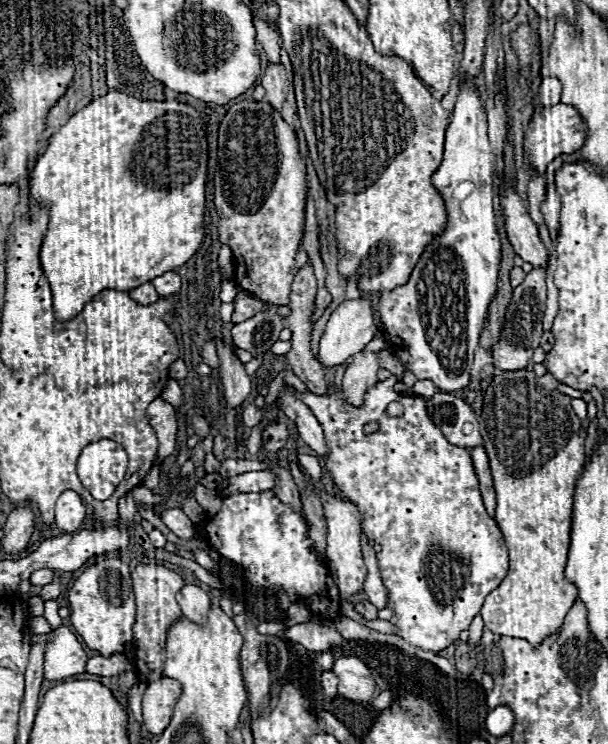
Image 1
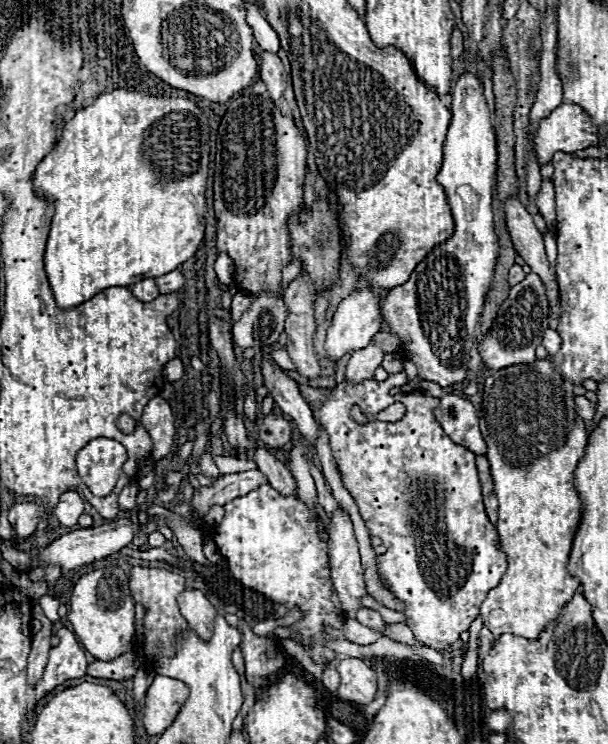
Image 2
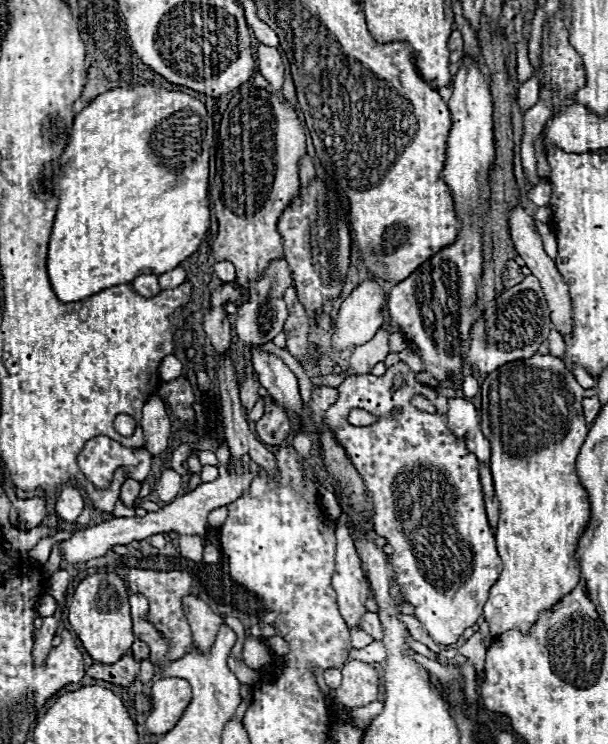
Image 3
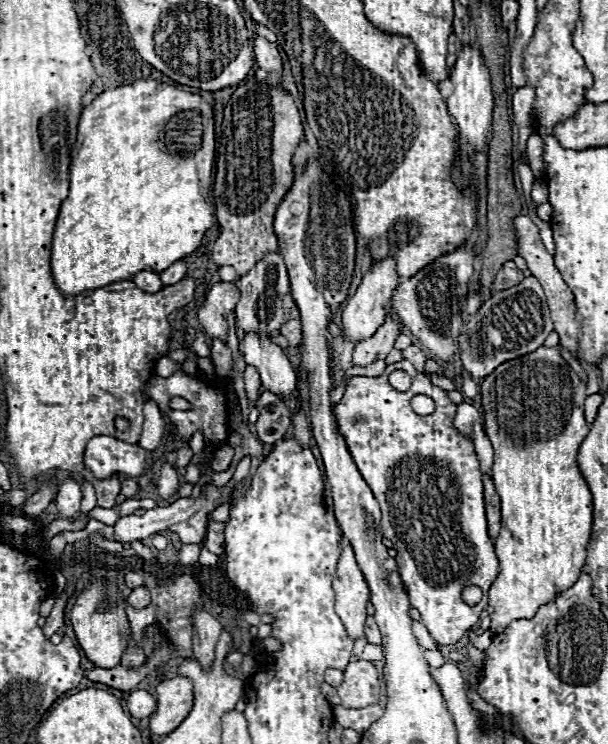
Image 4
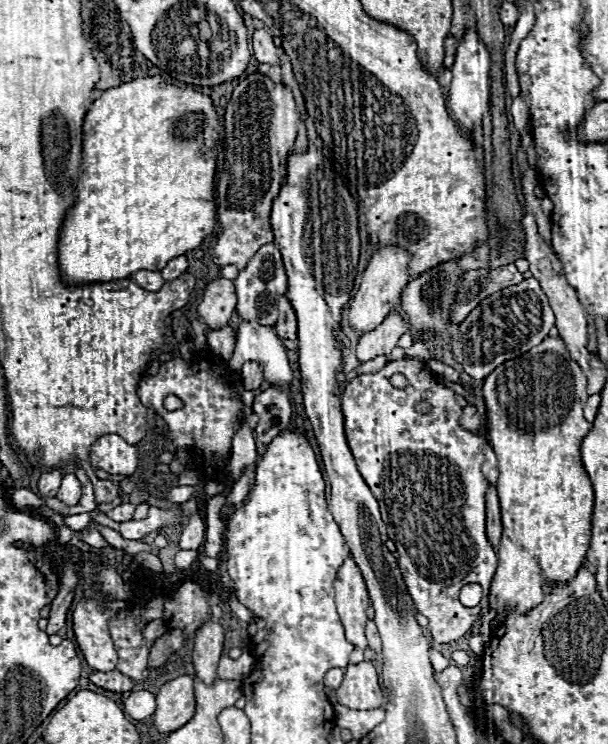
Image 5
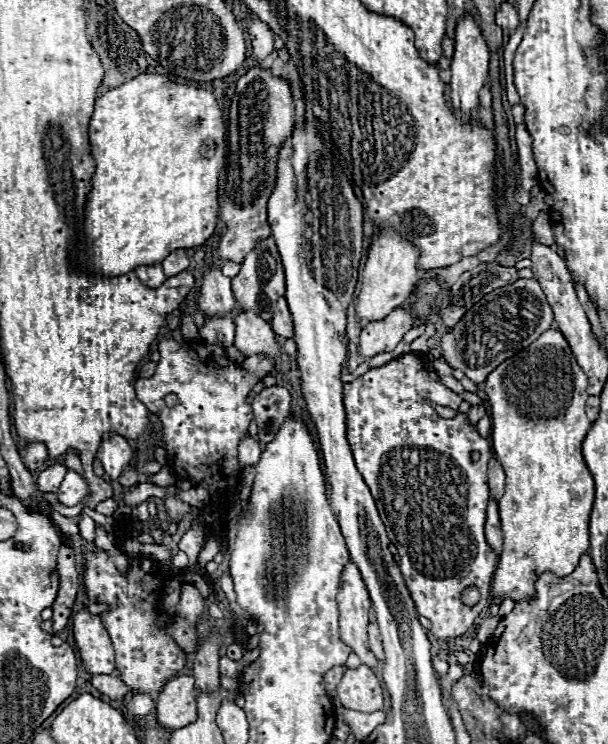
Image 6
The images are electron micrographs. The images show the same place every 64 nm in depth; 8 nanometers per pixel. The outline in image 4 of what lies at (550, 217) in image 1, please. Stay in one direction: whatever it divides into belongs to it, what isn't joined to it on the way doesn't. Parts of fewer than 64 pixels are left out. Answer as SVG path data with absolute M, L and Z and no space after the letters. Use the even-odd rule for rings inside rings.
M540 180L534 182L534 188L532 188L532 200L534 200L536 204L544 204L544 202L548 200L548 186L546 186L544 182L540 182Z

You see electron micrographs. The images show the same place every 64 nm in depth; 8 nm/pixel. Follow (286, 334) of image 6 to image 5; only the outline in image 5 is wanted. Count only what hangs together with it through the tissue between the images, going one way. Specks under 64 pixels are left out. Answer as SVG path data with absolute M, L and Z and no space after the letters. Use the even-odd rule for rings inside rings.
M286 296L280 298L278 302L278 310L280 310L280 318L276 322L276 332L282 340L296 340L298 334L298 322L296 322L296 312L292 312L292 304Z

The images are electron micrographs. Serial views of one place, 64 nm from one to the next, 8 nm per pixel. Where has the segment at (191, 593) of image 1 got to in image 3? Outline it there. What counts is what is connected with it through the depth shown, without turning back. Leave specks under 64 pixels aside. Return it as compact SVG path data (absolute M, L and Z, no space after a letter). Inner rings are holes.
M184 596L184 614L192 626L192 636L196 648L208 652L216 640L216 632L222 624L222 618L198 596Z

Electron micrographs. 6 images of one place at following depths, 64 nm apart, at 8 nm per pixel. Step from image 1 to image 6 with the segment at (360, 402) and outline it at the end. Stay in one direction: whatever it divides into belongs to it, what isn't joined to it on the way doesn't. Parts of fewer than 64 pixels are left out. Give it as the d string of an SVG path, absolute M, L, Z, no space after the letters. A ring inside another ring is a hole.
M396 308L380 322L370 322L364 326L358 352L364 358L372 358L380 352L392 352L402 336L412 328L412 316L404 308Z

